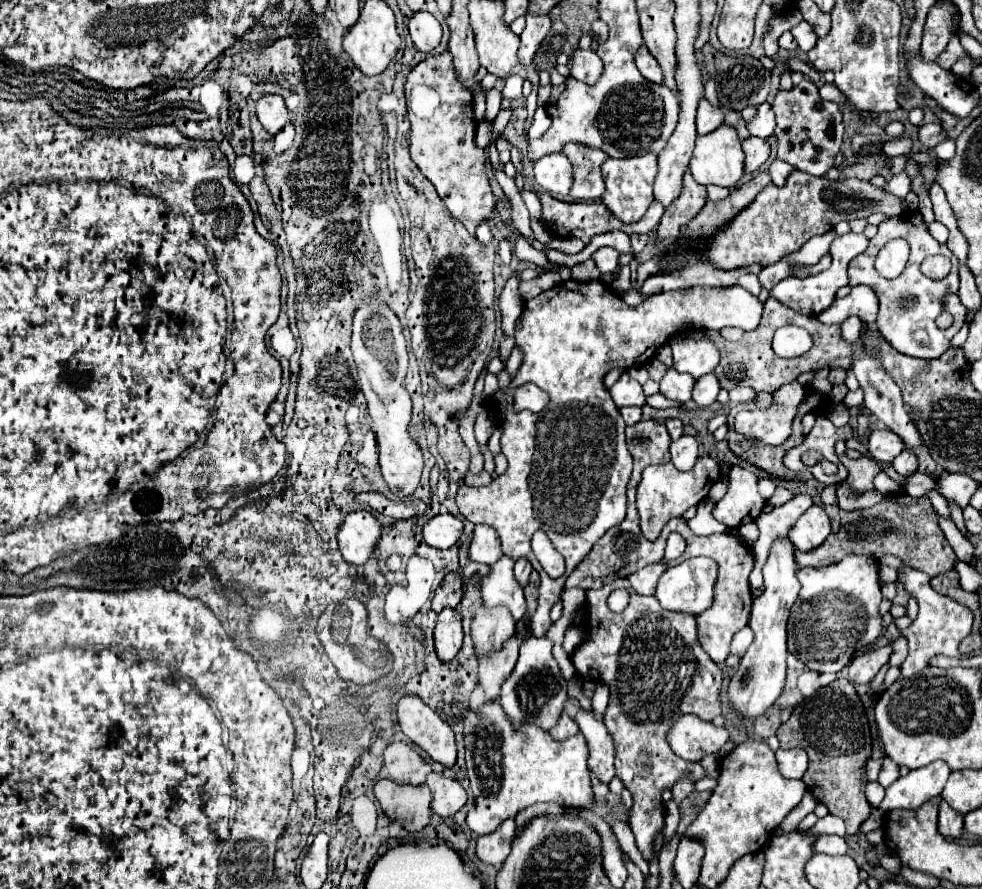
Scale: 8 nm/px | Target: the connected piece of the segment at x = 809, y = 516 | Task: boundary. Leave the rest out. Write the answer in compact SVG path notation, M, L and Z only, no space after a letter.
M810 506L790 528L788 538L798 550L812 550L820 546L830 534L830 518L822 506Z

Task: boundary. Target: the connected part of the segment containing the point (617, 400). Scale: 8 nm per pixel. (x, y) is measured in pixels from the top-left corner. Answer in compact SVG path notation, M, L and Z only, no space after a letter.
M626 372L620 376L620 380L610 388L610 394L614 398L614 404L618 408L622 406L644 406L646 404L646 398L644 398L644 392L642 392L642 386L630 378Z

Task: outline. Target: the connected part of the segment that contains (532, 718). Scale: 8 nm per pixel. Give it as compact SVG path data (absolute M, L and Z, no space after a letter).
M526 638L520 646L520 658L516 668L504 682L500 690L500 704L512 716L512 720L534 722L544 730L550 730L560 718L564 700L566 700L566 680L558 668L558 662L552 656L552 640L548 638Z

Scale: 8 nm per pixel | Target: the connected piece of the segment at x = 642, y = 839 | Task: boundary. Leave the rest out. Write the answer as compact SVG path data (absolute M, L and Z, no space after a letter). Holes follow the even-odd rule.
M626 578L586 592L586 618L582 626L588 638L576 648L572 662L580 678L610 686L604 724L616 746L616 776L634 796L630 828L636 846L644 860L652 860L654 834L664 826L662 790L672 788L686 772L690 772L694 780L706 776L700 762L686 762L668 748L666 732L672 720L684 712L692 712L702 720L714 720L722 712L722 670L702 650L694 614L664 610L654 596L636 594ZM620 586L630 592L630 604L622 614L612 614L606 600L610 592Z

